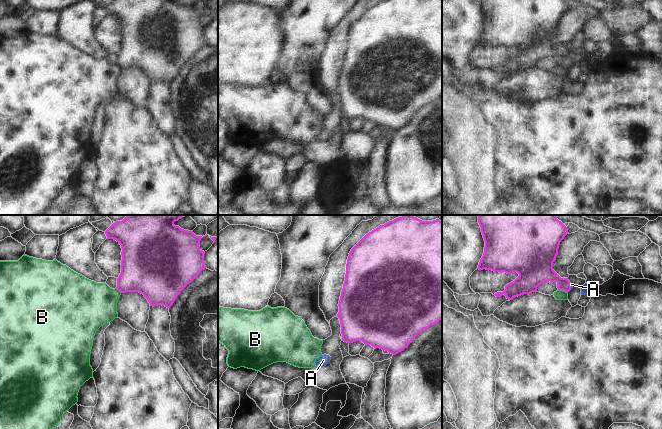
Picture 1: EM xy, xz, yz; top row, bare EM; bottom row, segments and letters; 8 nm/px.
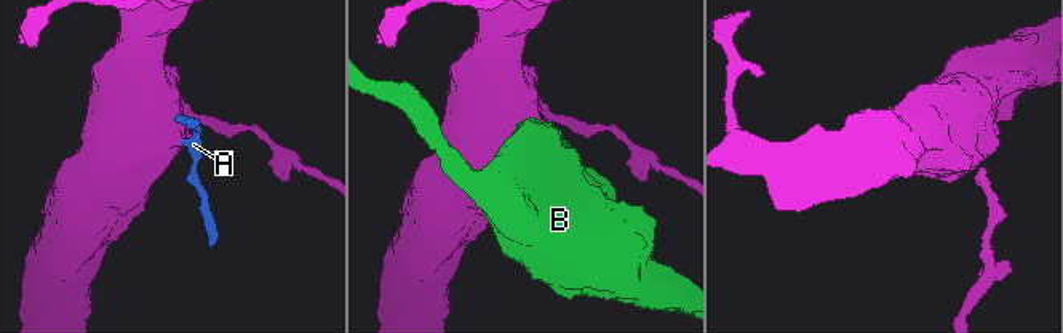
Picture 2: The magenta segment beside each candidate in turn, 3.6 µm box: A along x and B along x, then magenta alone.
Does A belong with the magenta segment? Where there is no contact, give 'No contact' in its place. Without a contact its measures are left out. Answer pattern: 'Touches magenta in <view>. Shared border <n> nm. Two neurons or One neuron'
Touches magenta in yz. Shared border 30 nm. One neuron

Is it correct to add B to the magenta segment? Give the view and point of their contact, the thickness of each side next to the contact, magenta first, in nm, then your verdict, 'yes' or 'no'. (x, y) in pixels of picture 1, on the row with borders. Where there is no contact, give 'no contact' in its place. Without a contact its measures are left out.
meets magenta in yz at (563, 290); 220 nm thick on the magenta side, 80 nm on the other; no

